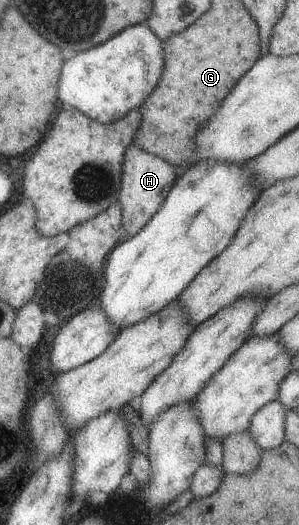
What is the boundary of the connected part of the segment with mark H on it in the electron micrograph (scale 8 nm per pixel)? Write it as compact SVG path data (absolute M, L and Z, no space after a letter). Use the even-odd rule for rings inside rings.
M134 144L128 145L124 153L121 189L119 192L119 201L123 206L123 227L128 237L138 234L156 214L156 211L160 210L177 177L174 166L163 158L142 150Z

